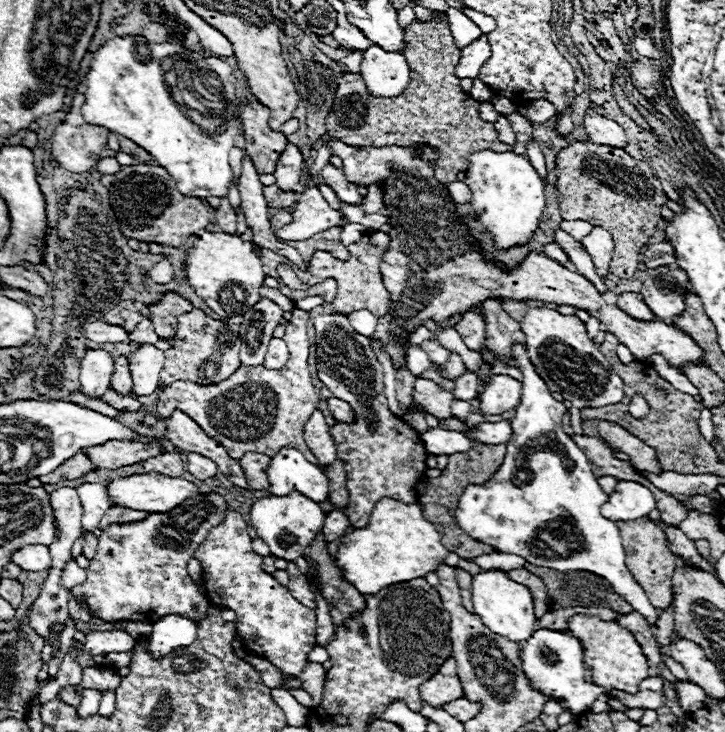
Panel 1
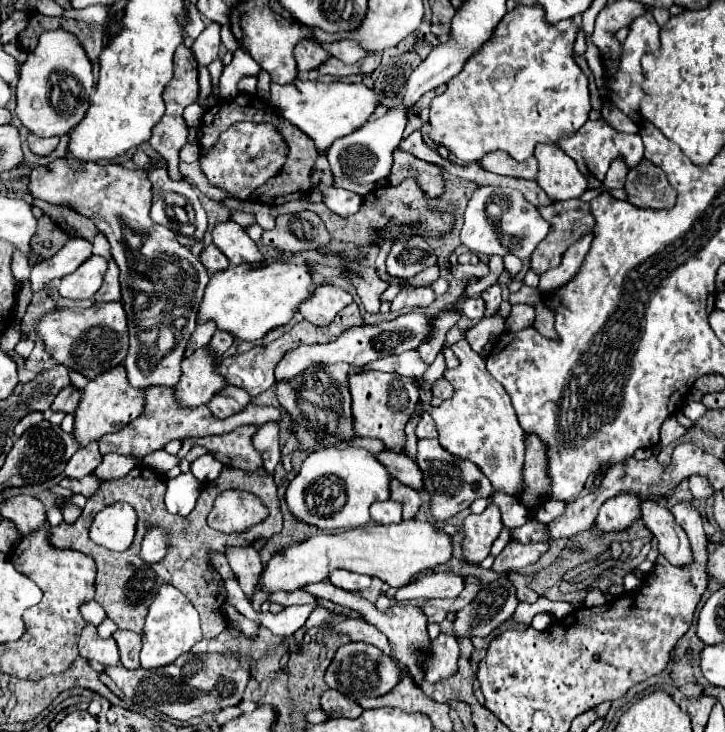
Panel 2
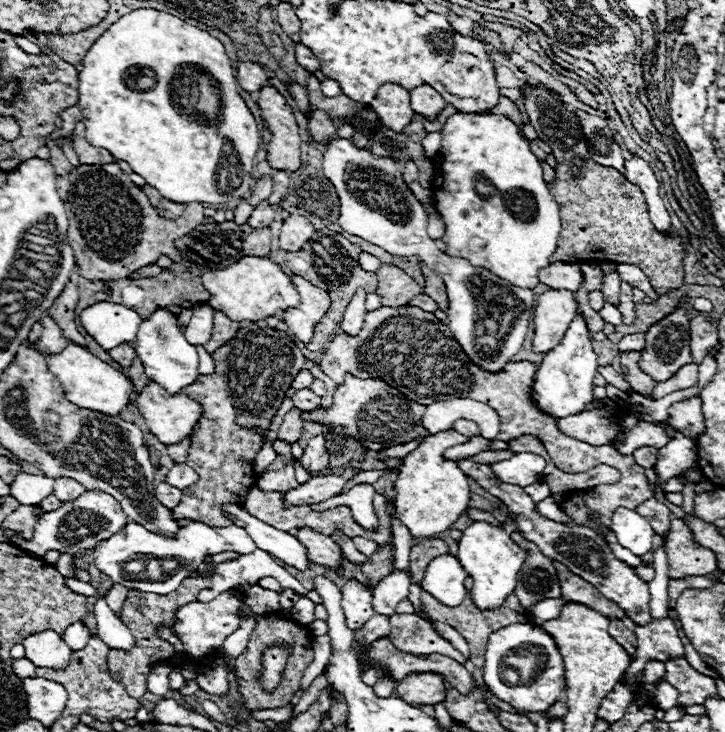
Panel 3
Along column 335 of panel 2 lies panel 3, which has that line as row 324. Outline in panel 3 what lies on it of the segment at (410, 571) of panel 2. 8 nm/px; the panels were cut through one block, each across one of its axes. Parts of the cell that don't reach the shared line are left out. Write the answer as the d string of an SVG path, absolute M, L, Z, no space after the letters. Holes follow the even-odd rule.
M548 290L538 296L534 308L534 352L548 352L560 344L578 314L578 302L570 290Z

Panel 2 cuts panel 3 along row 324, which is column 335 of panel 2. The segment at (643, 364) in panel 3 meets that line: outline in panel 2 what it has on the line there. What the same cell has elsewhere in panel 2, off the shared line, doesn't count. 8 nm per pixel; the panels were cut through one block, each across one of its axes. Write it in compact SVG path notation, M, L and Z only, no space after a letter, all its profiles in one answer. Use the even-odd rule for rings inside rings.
M348 642L340 646L330 662L330 666L324 672L324 682L342 692L344 696L356 700L360 696L384 696L388 694L402 678L404 668L398 668L394 658L382 654L378 648L368 646L364 642Z

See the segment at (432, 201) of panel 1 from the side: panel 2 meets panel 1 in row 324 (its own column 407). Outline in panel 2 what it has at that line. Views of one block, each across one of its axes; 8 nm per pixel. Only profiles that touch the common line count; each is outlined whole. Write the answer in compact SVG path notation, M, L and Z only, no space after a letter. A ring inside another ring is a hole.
M376 370L350 372L350 392L356 434L366 438L380 438L390 450L400 452L406 444L404 426L410 420L410 414L418 402L418 382L414 378ZM316 582L316 584L308 584L308 586L302 586L302 590L306 590L308 594L316 596L316 598L324 598L324 600L330 600L334 604L340 604L340 606L348 606L356 612L360 612L372 626L376 626L390 642L392 650L394 650L394 658L398 660L398 664L402 668L406 668L406 672L410 674L410 678L414 680L416 686L422 684L422 678L424 678L424 660L430 656L432 648L430 648L430 638L428 638L428 632L426 632L426 616L424 612L420 612L418 606L394 606L390 608L388 614L382 614L374 608L374 604L370 604L368 600L364 600L362 596L358 594L352 594L352 592L344 592L340 588L334 588L330 582Z

